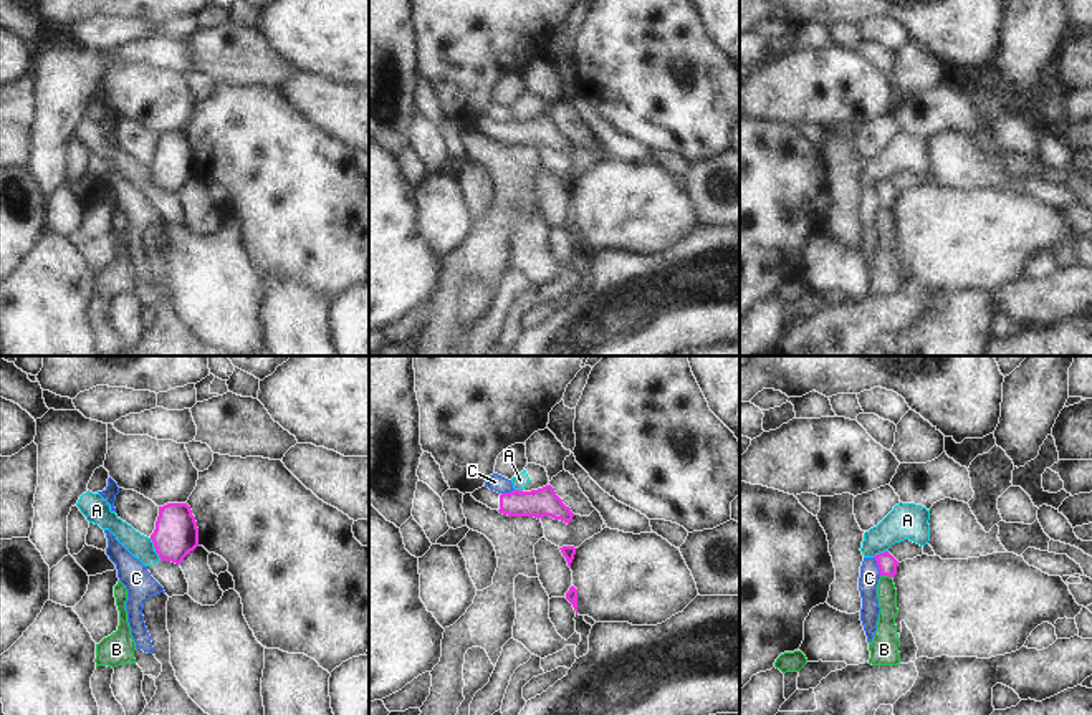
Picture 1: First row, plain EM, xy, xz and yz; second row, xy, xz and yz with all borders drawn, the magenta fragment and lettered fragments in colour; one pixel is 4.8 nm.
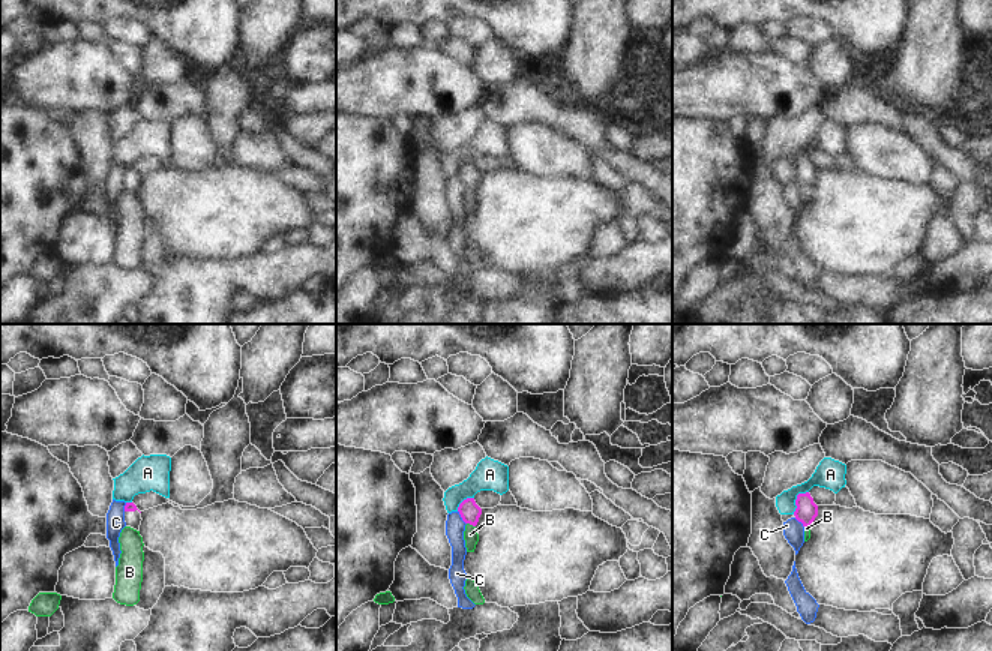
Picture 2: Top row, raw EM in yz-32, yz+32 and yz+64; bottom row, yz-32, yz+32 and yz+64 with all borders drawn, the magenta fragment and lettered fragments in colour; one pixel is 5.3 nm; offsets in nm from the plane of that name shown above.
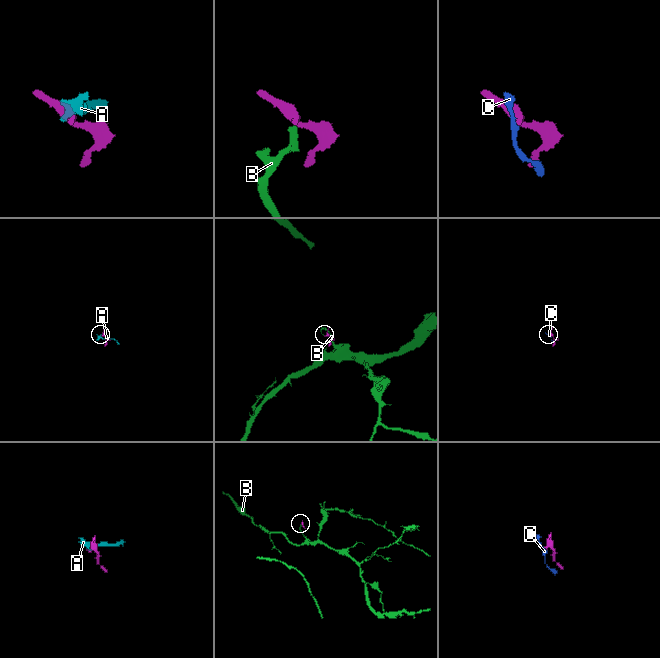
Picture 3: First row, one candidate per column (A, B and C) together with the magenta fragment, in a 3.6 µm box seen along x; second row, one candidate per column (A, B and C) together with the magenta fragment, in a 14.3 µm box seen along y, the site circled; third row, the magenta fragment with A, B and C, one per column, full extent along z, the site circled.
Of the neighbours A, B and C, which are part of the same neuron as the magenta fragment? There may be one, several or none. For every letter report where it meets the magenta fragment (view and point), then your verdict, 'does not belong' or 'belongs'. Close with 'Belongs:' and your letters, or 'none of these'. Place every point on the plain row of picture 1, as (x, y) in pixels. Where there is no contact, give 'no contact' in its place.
A: meets magenta in xy at (156, 179); does not belong
B: meets magenta in yz at (886, 204); does not belong
C: meets magenta in yz at (879, 196); does not belong
Belongs: none of these

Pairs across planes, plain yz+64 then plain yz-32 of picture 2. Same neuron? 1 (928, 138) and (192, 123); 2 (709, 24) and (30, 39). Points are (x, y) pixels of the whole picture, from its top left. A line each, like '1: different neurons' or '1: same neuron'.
1: different neurons
2: different neurons

